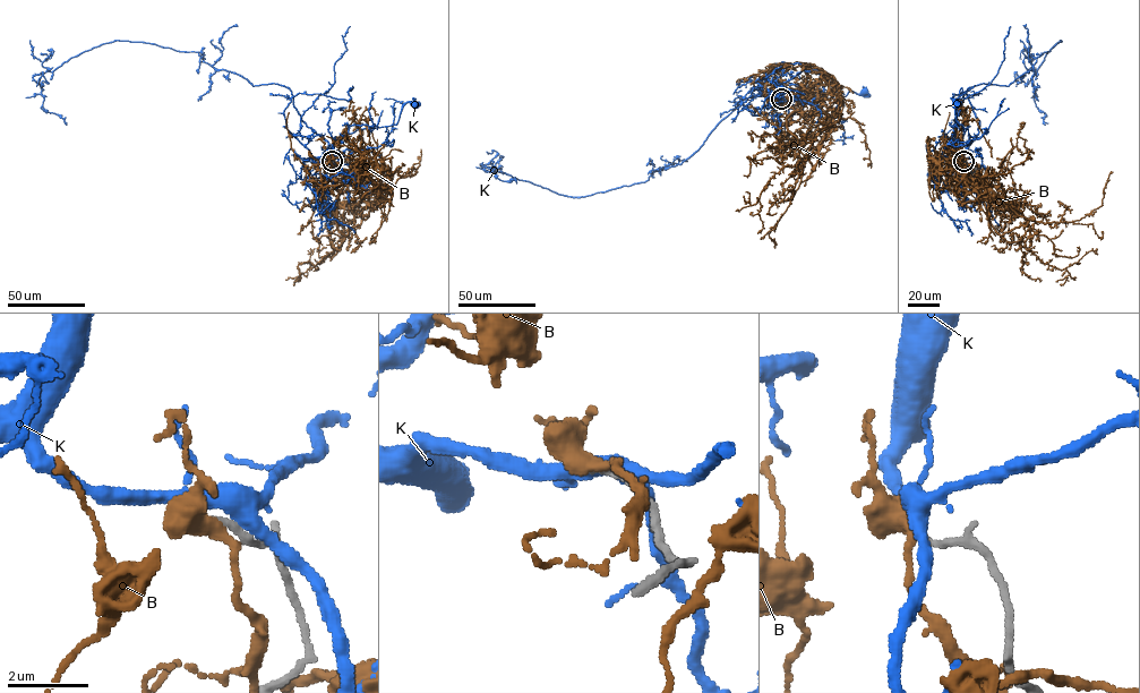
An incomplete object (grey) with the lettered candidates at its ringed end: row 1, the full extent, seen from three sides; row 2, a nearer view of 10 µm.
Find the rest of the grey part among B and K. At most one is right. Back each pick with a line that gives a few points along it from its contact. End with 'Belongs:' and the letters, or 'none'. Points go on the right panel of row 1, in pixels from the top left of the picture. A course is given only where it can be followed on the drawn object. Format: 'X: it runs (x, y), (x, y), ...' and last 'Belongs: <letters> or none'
Belongs: none

